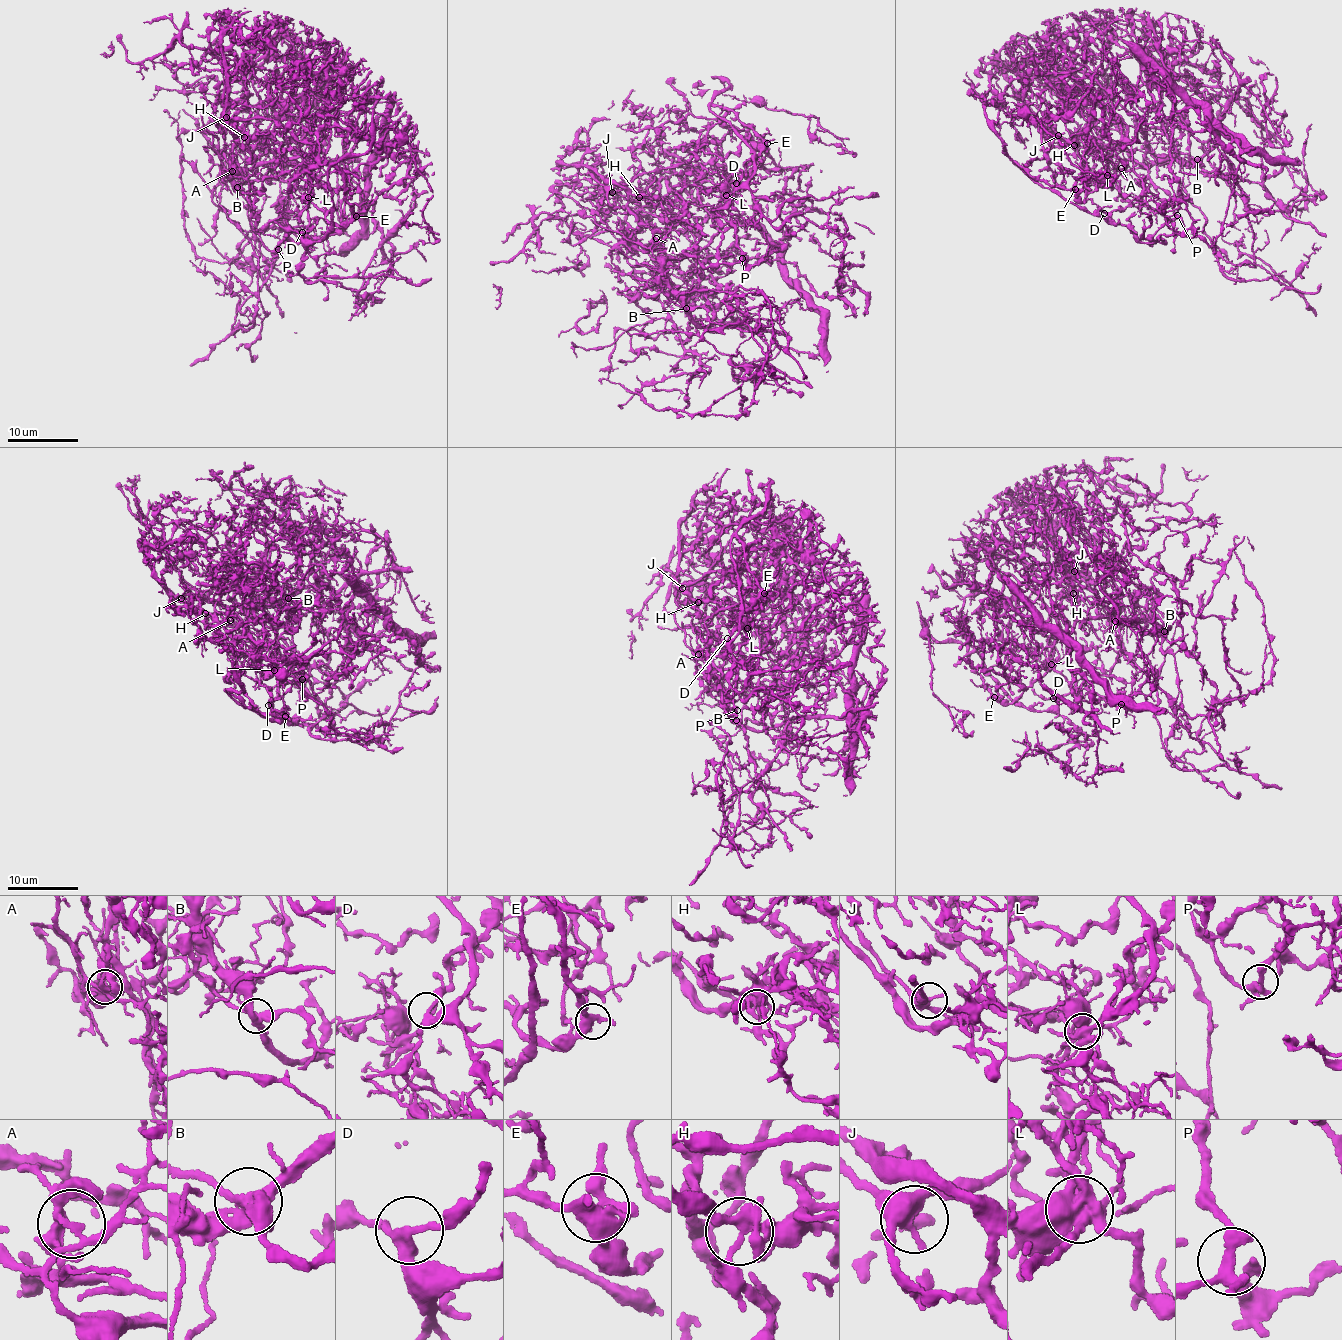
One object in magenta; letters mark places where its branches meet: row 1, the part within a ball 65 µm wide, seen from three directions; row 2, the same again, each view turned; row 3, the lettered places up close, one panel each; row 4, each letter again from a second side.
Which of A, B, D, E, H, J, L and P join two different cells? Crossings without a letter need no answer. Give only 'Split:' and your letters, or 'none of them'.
Split: A, B, L

